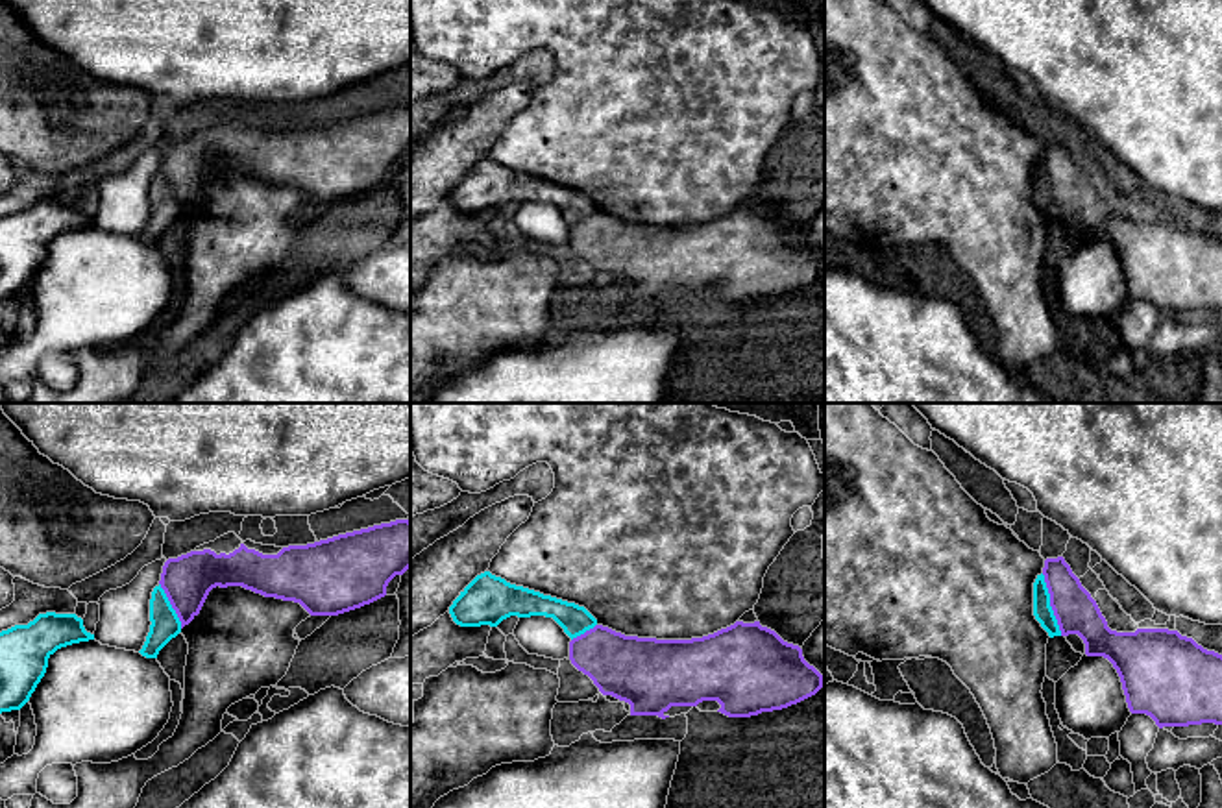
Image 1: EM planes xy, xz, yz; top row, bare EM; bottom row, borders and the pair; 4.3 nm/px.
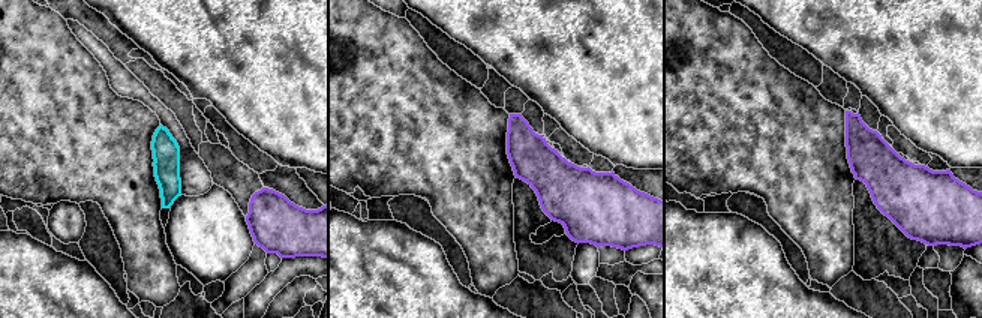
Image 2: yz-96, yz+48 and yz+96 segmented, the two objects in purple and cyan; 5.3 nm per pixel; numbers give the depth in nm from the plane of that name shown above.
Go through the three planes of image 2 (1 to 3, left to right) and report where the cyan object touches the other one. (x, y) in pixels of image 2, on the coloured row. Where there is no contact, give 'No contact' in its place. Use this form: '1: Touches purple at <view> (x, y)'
1: No contact
2: No contact
3: No contact

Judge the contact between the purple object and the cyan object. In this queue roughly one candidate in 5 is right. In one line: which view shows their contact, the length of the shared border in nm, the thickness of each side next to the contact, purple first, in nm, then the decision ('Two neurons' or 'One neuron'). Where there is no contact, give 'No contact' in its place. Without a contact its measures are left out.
Touches purple in yz. Shared border 280 nm. Thickness 190 nm (purple) against 90 nm. Two neurons

